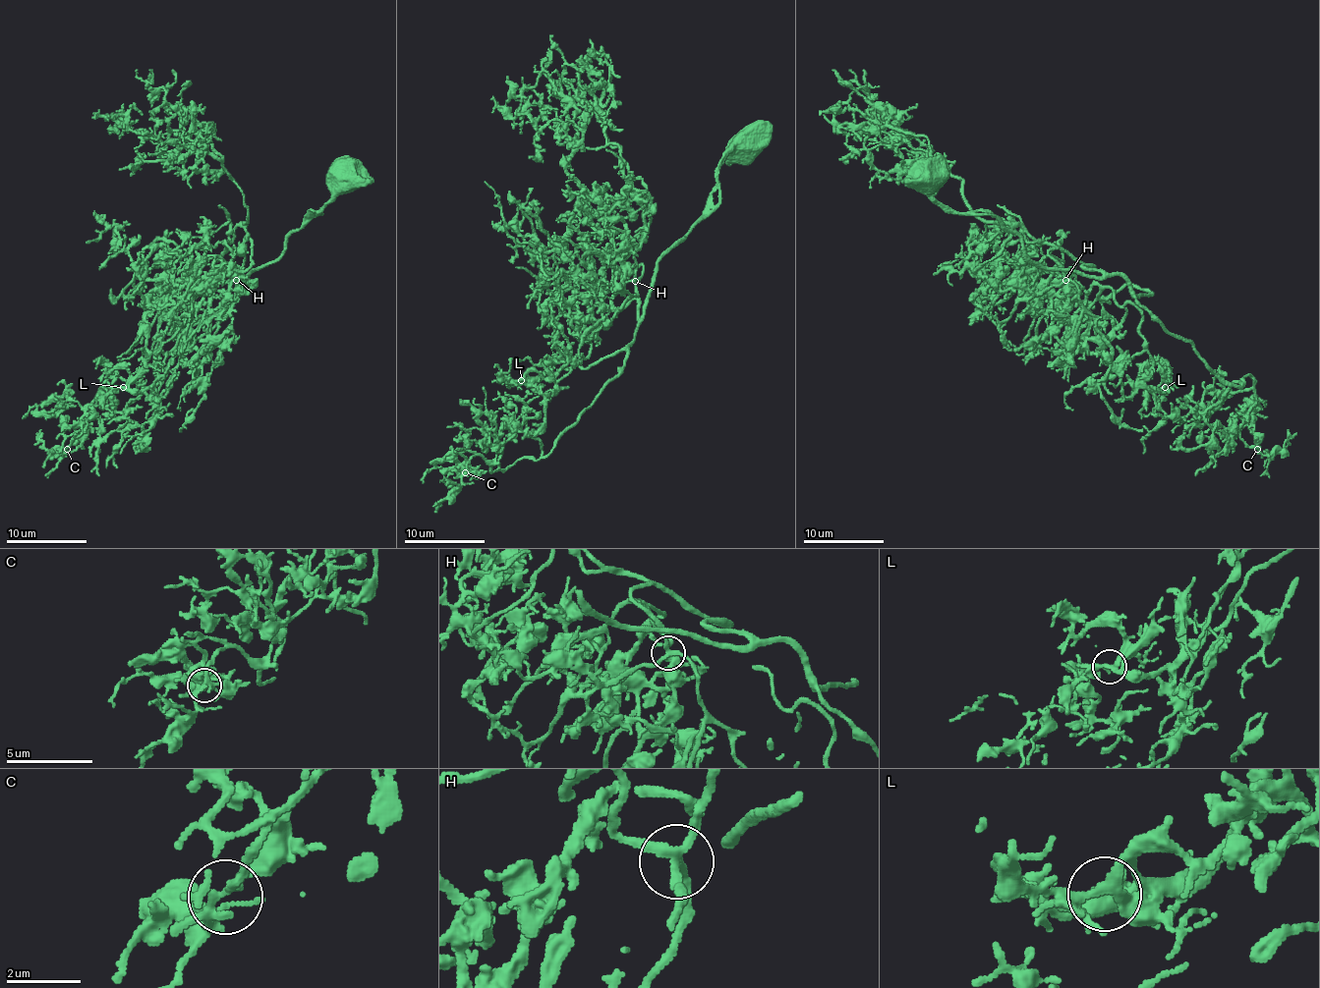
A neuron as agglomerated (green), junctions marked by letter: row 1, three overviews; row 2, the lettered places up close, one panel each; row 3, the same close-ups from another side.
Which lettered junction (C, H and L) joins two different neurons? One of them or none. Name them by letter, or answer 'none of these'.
none of these

